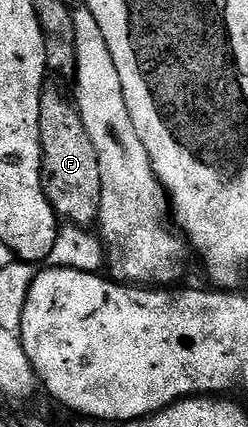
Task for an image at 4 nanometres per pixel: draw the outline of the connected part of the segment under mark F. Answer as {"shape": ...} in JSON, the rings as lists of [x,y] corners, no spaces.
{"shape":[[[52,86],[45,87],[40,96],[40,149],[42,150],[42,179],[44,193],[51,202],[57,217],[72,226],[92,226],[97,223],[102,198],[102,178],[98,175],[98,154],[94,154],[94,145],[90,143],[90,134],[86,134],[86,126],[82,126],[82,118],[78,114],[75,103],[68,100]]]}

